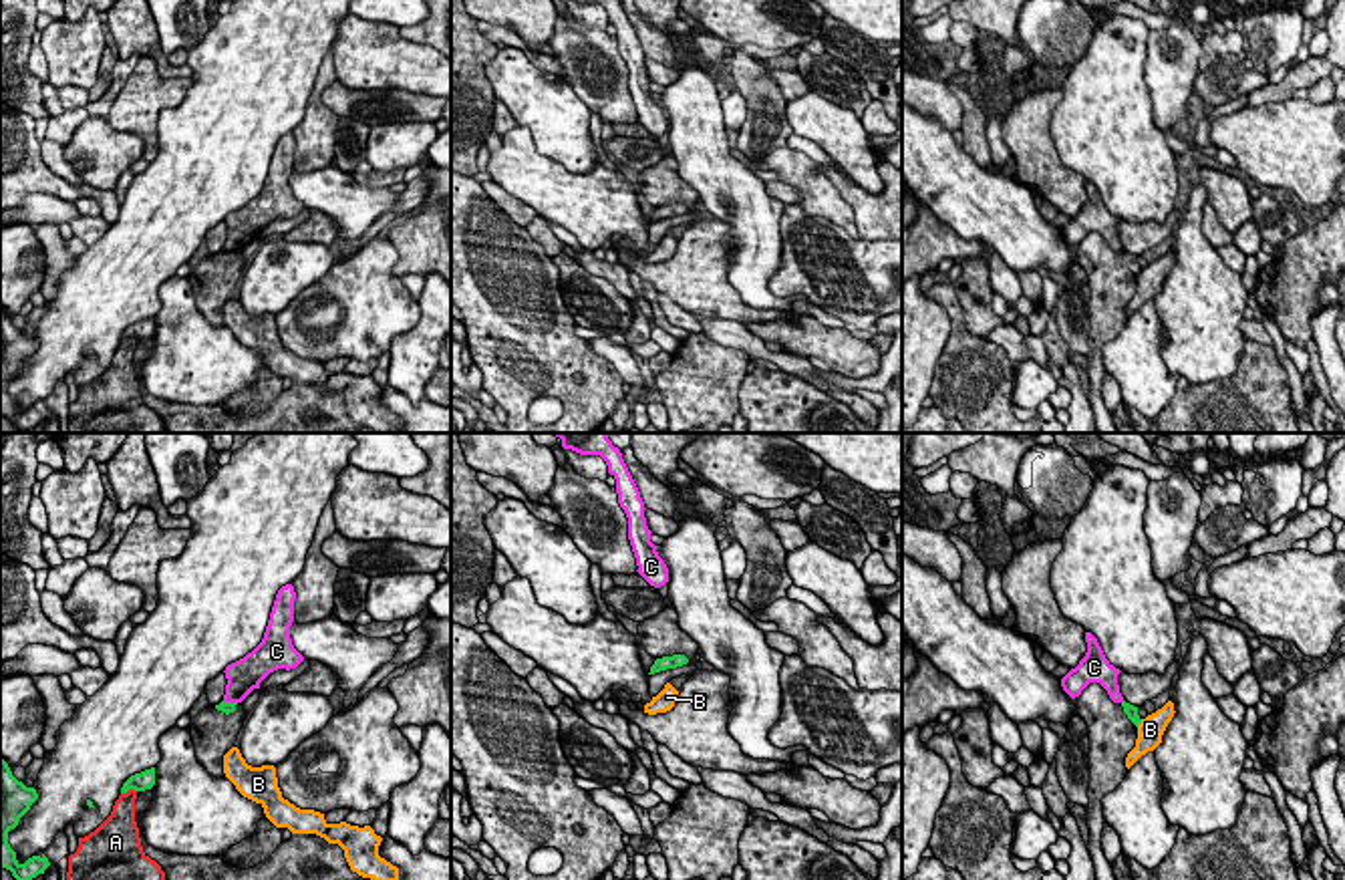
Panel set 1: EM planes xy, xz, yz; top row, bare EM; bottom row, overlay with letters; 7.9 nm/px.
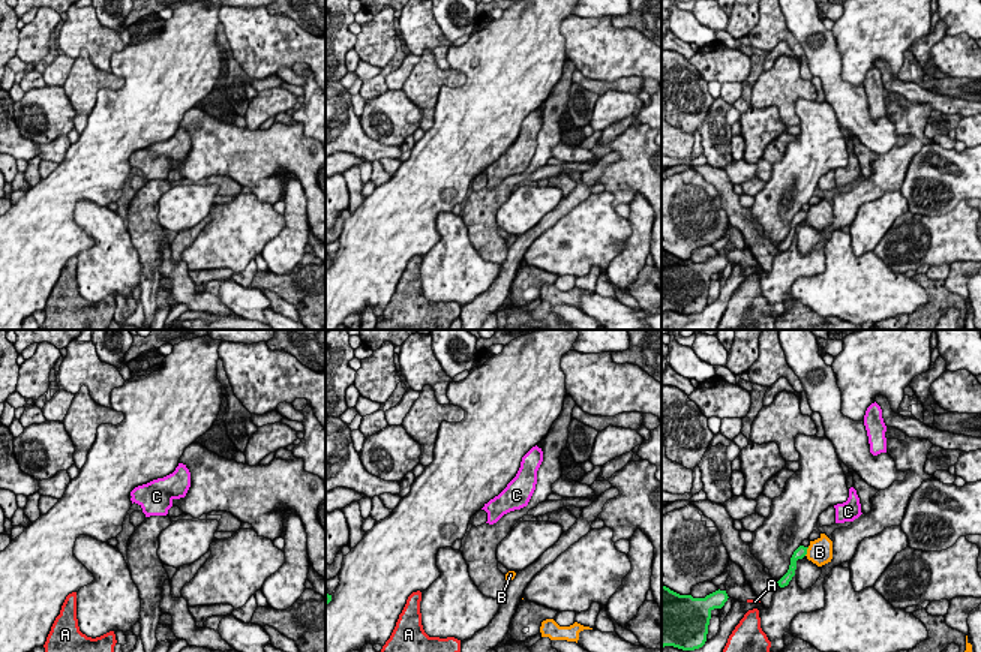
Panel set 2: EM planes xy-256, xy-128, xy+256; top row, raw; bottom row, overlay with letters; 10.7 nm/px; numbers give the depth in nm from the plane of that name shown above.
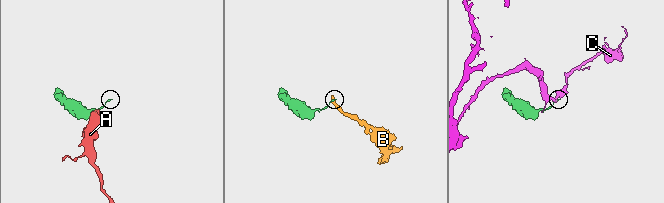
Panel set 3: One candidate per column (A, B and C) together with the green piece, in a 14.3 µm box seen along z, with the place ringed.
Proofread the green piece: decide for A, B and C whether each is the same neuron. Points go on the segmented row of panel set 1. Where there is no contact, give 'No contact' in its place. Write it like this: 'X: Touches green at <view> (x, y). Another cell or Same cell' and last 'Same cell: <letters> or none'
A: Touches green at xy (127, 790). Another cell
B: Touches green at yz (1138, 723). Another cell
C: Touches green at xy (230, 703). Another cell
Same cell: none

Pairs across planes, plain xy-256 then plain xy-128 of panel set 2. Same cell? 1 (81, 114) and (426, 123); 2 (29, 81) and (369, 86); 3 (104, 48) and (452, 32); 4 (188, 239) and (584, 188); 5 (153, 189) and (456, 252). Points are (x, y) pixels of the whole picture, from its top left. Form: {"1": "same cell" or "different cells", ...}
{"1": "same cell", "2": "same cell", "3": "different cells", "4": "same cell", "5": "different cells"}

